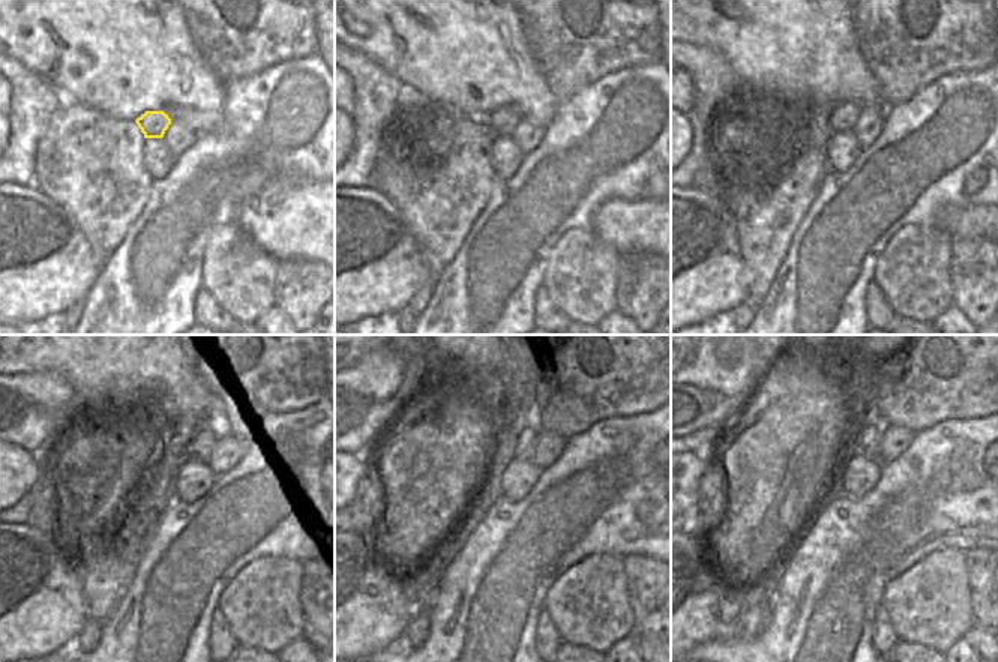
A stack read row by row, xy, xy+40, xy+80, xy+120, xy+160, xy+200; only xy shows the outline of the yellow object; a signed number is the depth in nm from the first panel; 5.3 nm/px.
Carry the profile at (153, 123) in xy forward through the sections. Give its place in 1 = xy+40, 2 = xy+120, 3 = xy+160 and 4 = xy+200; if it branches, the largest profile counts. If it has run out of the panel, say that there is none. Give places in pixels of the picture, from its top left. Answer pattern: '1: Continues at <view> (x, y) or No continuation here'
1: Continues at xy+40 (503, 120)
2: Continues at xy+120 (174, 440)
3: Continues at xy+160 (524, 440)
4: Continues at xy+200 (866, 442).

